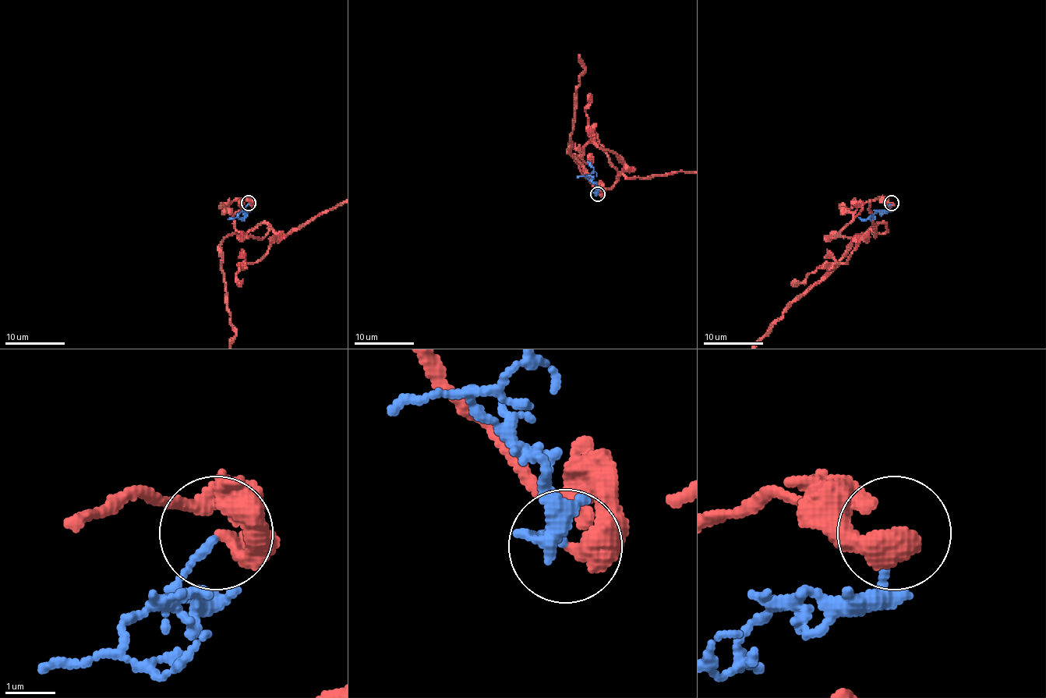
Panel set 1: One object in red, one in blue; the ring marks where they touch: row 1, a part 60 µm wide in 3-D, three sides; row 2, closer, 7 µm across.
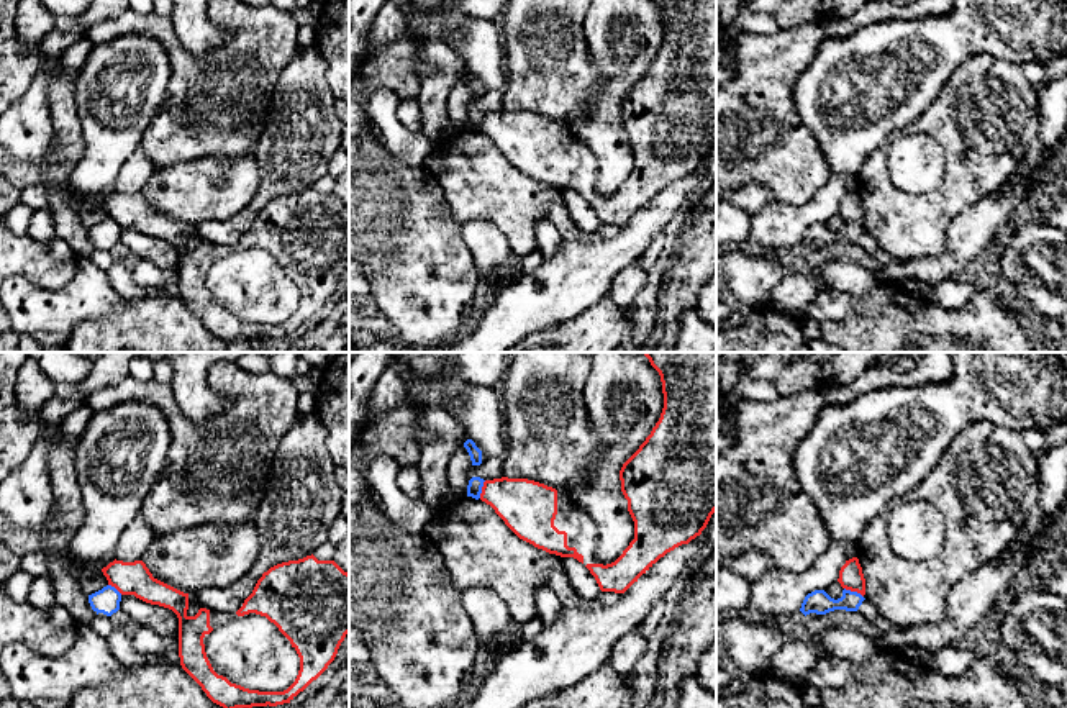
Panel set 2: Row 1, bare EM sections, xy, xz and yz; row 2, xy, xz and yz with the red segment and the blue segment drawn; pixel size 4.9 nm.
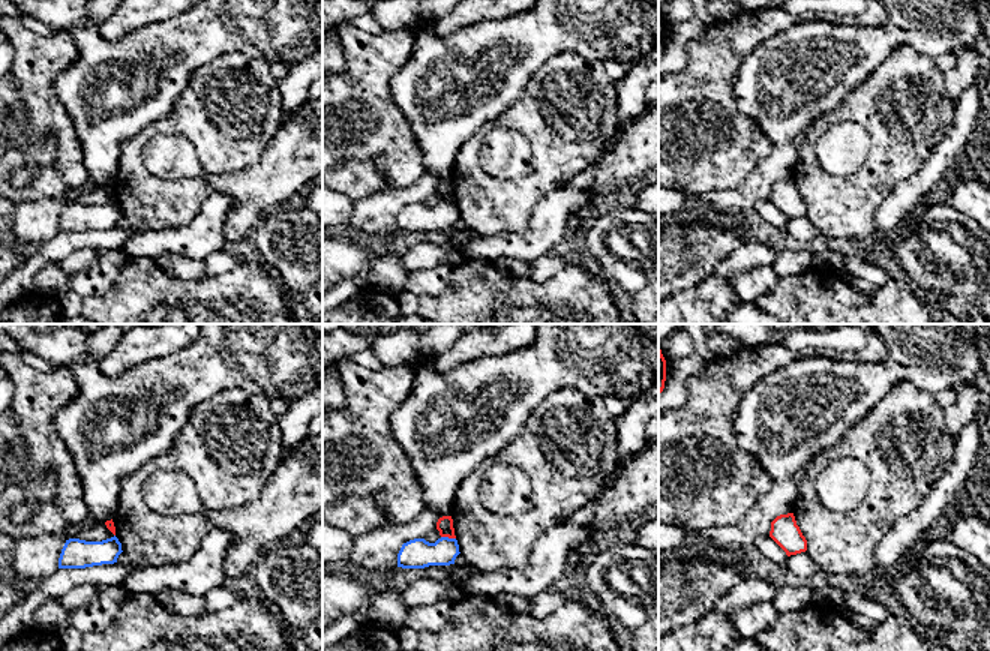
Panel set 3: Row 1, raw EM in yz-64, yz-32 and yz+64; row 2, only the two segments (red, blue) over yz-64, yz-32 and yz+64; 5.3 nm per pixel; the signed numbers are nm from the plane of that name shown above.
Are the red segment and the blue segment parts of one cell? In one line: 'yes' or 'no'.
no

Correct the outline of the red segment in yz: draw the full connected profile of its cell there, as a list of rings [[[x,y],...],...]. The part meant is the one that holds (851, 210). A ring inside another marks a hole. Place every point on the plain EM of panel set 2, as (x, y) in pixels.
[[[857,190],[846,193],[839,203],[838,215],[846,223],[857,225],[862,229],[865,228],[865,211]]]

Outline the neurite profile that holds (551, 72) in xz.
[[[506,0],[500,28],[508,66],[503,108],[528,111],[564,125],[579,141],[570,125],[574,111],[585,111],[603,77],[588,49],[583,20],[592,0]]]

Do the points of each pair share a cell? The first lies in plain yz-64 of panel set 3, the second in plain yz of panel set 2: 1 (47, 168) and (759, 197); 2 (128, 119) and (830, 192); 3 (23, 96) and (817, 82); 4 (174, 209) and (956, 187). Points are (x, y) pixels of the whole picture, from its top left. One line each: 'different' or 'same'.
1: same
2: different
3: different
4: same

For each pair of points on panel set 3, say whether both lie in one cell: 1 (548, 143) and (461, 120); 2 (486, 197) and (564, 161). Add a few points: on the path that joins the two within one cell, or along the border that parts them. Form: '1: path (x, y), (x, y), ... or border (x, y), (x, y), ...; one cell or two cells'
1: border (510, 105), (497, 117), (483, 123), (456, 150); two cells
2: path (506, 197), (524, 197), (545, 177); one cell

